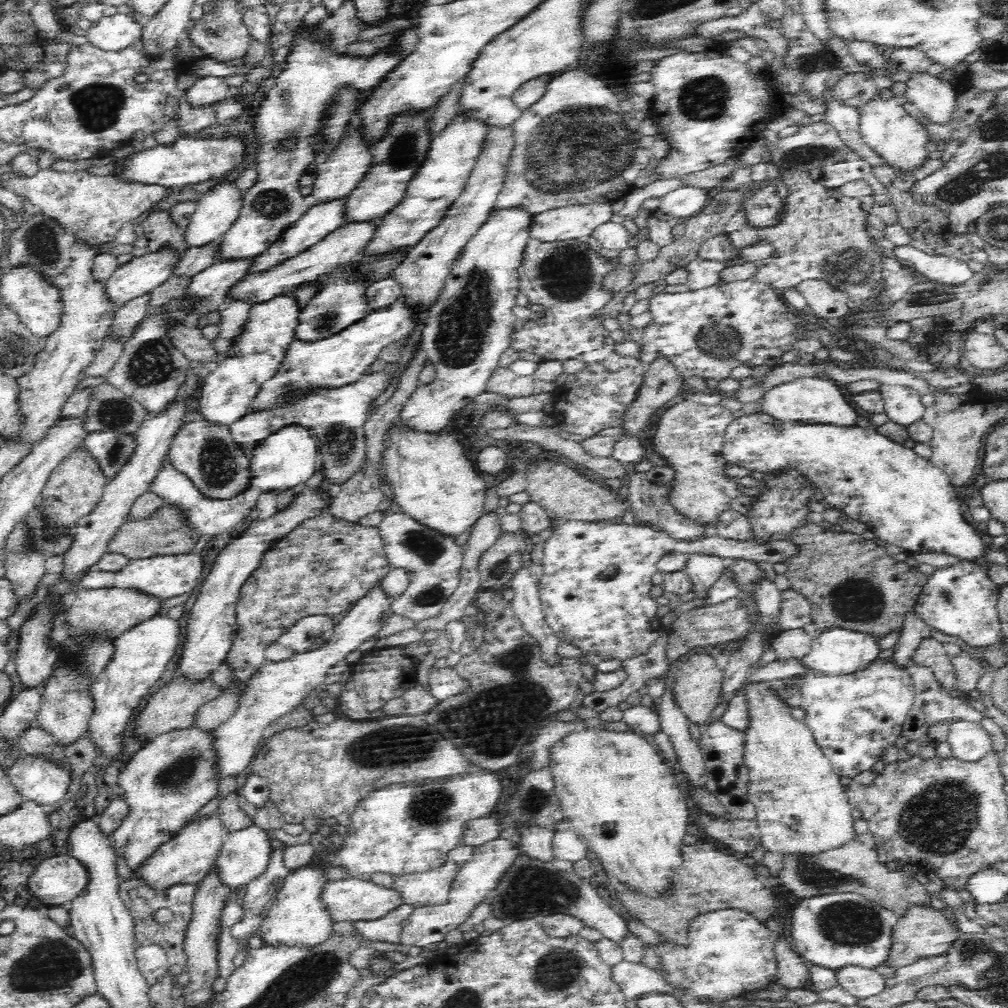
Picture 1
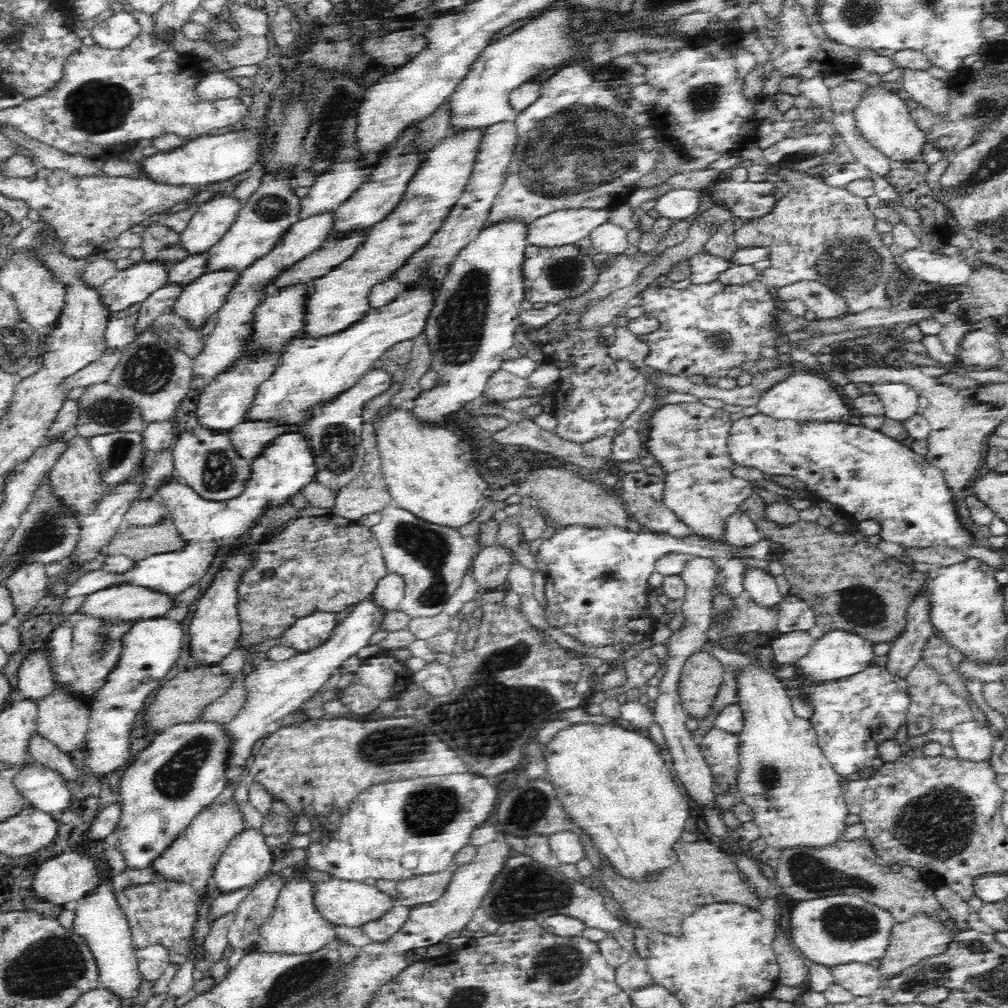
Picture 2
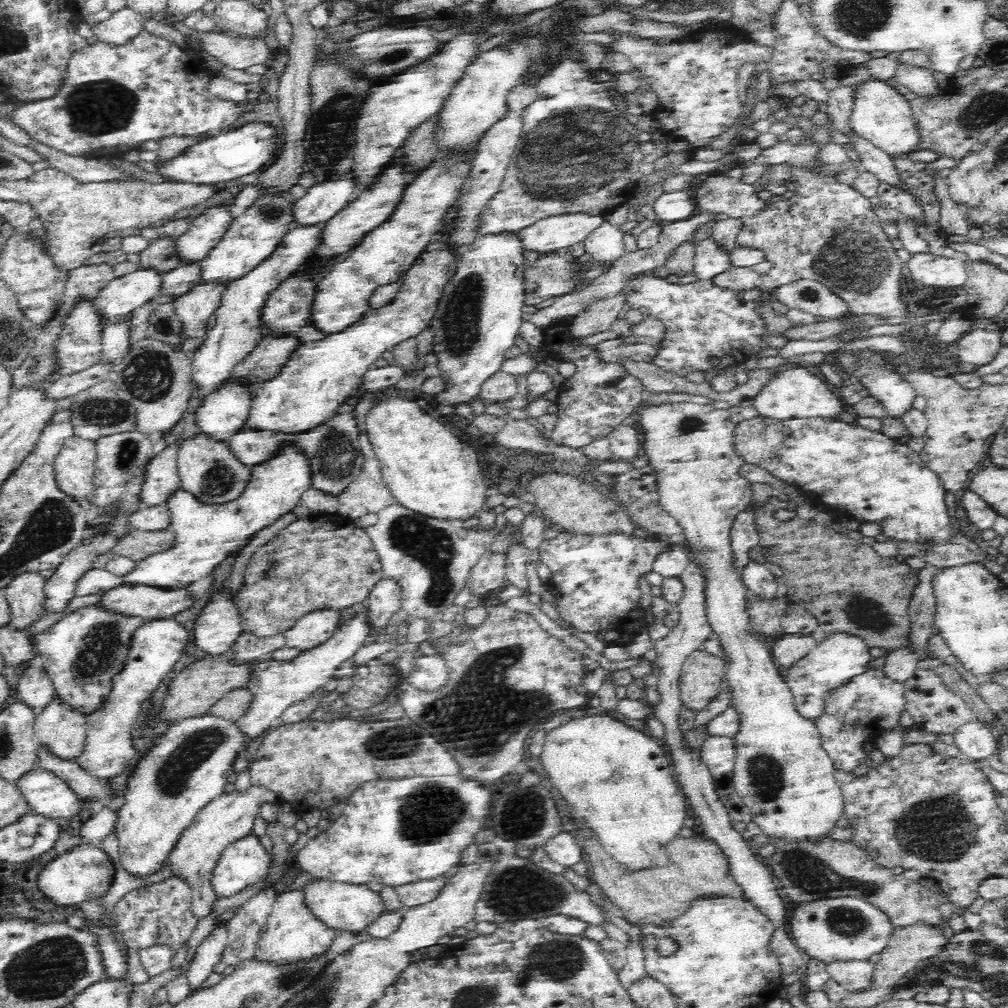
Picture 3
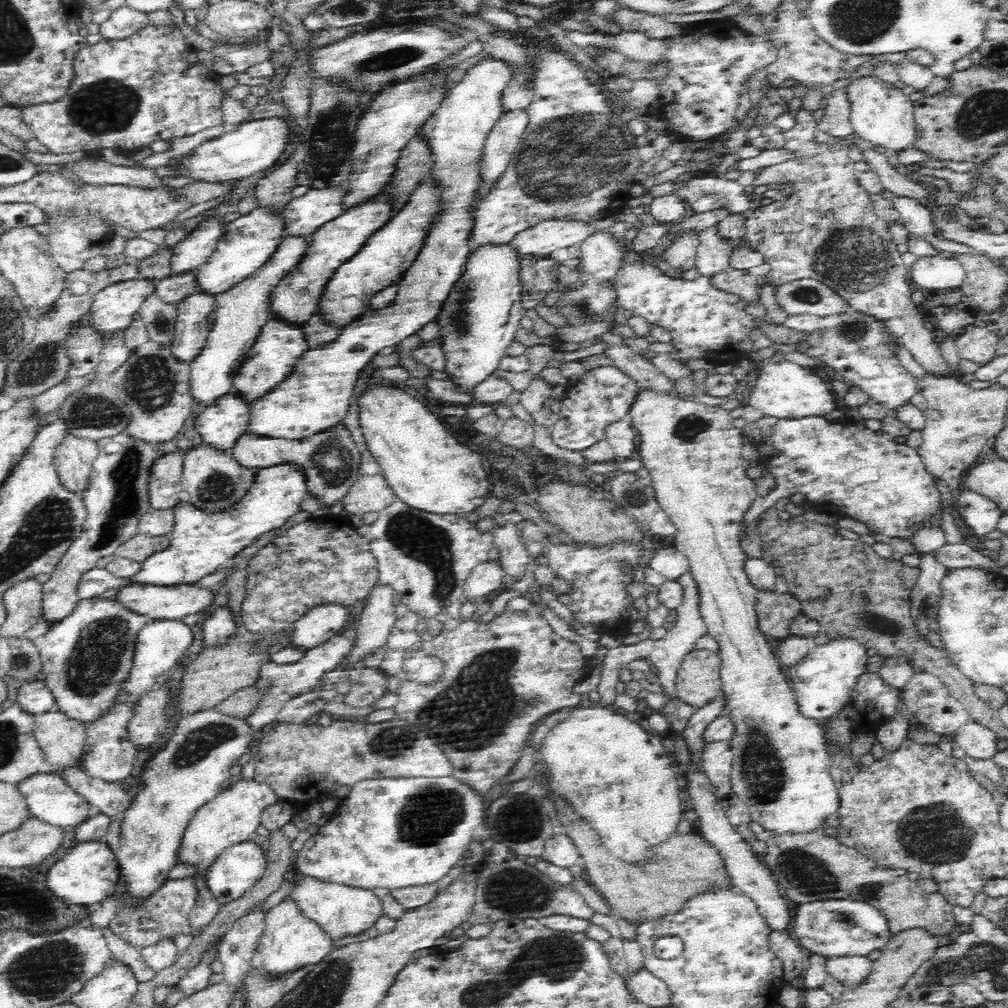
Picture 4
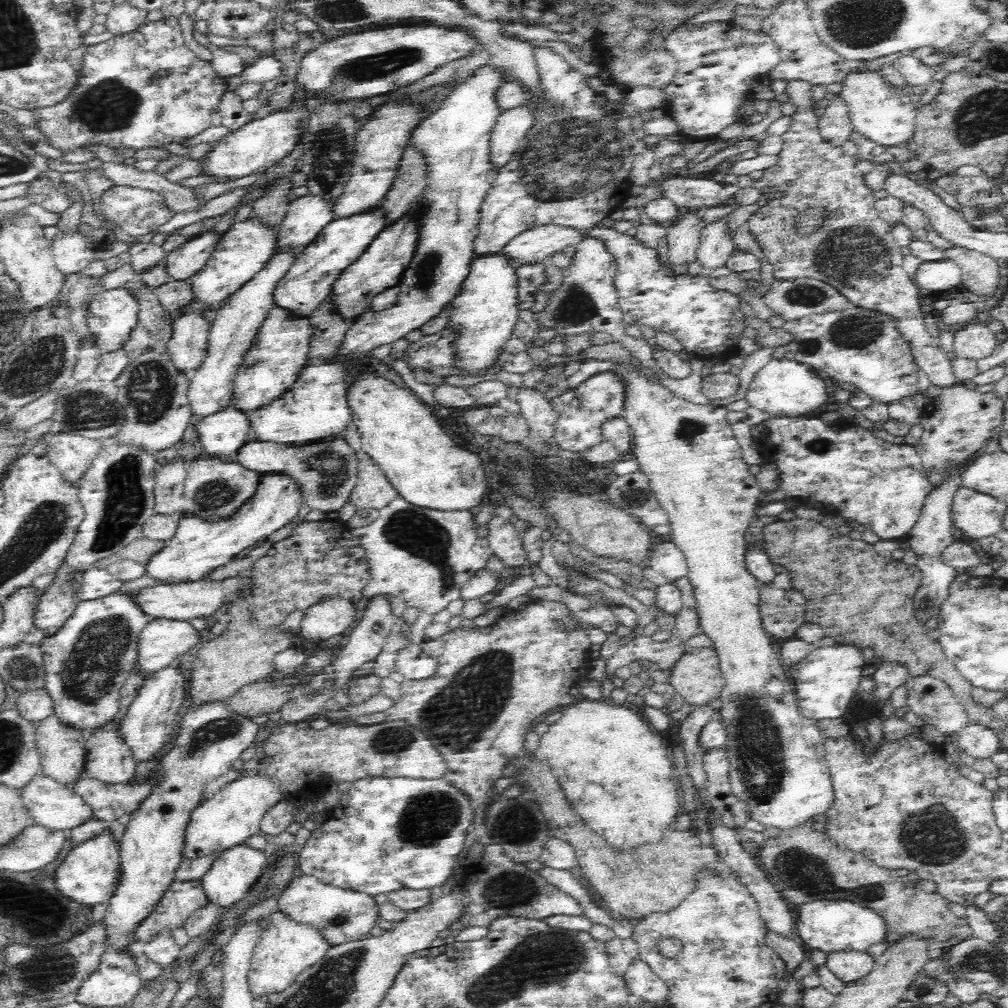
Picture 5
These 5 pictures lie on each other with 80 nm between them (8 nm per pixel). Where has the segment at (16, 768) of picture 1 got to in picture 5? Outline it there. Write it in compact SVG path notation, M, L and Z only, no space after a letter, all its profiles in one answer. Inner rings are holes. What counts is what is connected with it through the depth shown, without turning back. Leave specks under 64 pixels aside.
M42 774L36 776L19 792L24 806L33 818L33 824L47 828L48 831L71 832L73 828L92 818L90 807L78 793L74 792L71 787L64 786Z

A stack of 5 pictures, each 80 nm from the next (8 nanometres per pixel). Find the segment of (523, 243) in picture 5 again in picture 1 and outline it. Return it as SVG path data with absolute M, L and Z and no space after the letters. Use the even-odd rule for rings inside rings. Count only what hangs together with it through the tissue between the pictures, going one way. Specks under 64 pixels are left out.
M611 203L587 204L582 206L564 206L542 212L532 217L529 228L529 238L538 242L564 242L564 240L585 240L591 236L601 224L610 222L616 217L613 214Z

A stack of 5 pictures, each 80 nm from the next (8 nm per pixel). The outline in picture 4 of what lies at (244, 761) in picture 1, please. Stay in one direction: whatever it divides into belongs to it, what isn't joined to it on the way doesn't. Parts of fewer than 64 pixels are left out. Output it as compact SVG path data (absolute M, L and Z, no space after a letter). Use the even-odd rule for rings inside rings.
M356 624L344 634L330 638L325 644L316 645L314 648L306 649L305 655L296 662L288 666L278 666L270 661L265 664L260 672L260 678L256 680L256 685L264 691L264 702L245 718L252 727L252 732L257 732L265 725L276 720L277 713L284 707L284 704L292 697L301 693L309 692L310 689L316 688L319 678L328 671L334 670L341 662L344 655L349 651L350 645L356 640Z

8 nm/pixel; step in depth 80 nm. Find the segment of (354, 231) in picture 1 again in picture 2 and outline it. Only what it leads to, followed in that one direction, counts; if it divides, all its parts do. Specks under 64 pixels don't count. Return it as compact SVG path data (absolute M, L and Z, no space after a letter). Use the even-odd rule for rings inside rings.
M352 232L342 240L326 240L325 244L308 255L294 268L276 278L277 288L294 283L309 283L324 276L329 270L346 260L362 244L365 232Z

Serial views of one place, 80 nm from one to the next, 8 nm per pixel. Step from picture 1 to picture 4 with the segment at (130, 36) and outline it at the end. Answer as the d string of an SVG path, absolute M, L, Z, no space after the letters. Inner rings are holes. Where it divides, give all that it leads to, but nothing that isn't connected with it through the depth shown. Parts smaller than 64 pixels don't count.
M128 6L110 8L110 11L110 18L100 26L100 34L103 38L123 39L150 25L146 12Z

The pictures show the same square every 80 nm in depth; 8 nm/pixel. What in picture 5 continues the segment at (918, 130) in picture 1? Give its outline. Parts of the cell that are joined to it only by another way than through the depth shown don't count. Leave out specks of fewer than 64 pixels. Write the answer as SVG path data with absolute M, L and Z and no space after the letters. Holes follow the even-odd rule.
M861 69L849 72L841 82L842 90L838 95L848 107L854 131L885 148L906 145L915 129L917 104L910 100L905 88L888 83L880 72Z

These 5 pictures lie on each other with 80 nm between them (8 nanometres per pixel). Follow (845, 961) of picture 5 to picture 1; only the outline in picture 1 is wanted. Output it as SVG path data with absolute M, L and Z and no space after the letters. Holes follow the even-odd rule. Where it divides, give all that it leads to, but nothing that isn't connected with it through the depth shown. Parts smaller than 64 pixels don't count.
M844 965L835 970L835 974L838 985L857 999L875 995L885 988L885 976L873 968Z

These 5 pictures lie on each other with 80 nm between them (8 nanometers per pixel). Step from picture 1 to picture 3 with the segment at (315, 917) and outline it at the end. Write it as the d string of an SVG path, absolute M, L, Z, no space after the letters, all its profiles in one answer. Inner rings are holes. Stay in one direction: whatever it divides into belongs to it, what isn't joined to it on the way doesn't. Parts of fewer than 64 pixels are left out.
M292 889L279 894L272 906L272 912L260 932L254 955L257 962L267 962L273 966L296 964L300 960L318 960L326 954L334 938L334 932L312 917L304 905L301 890Z

